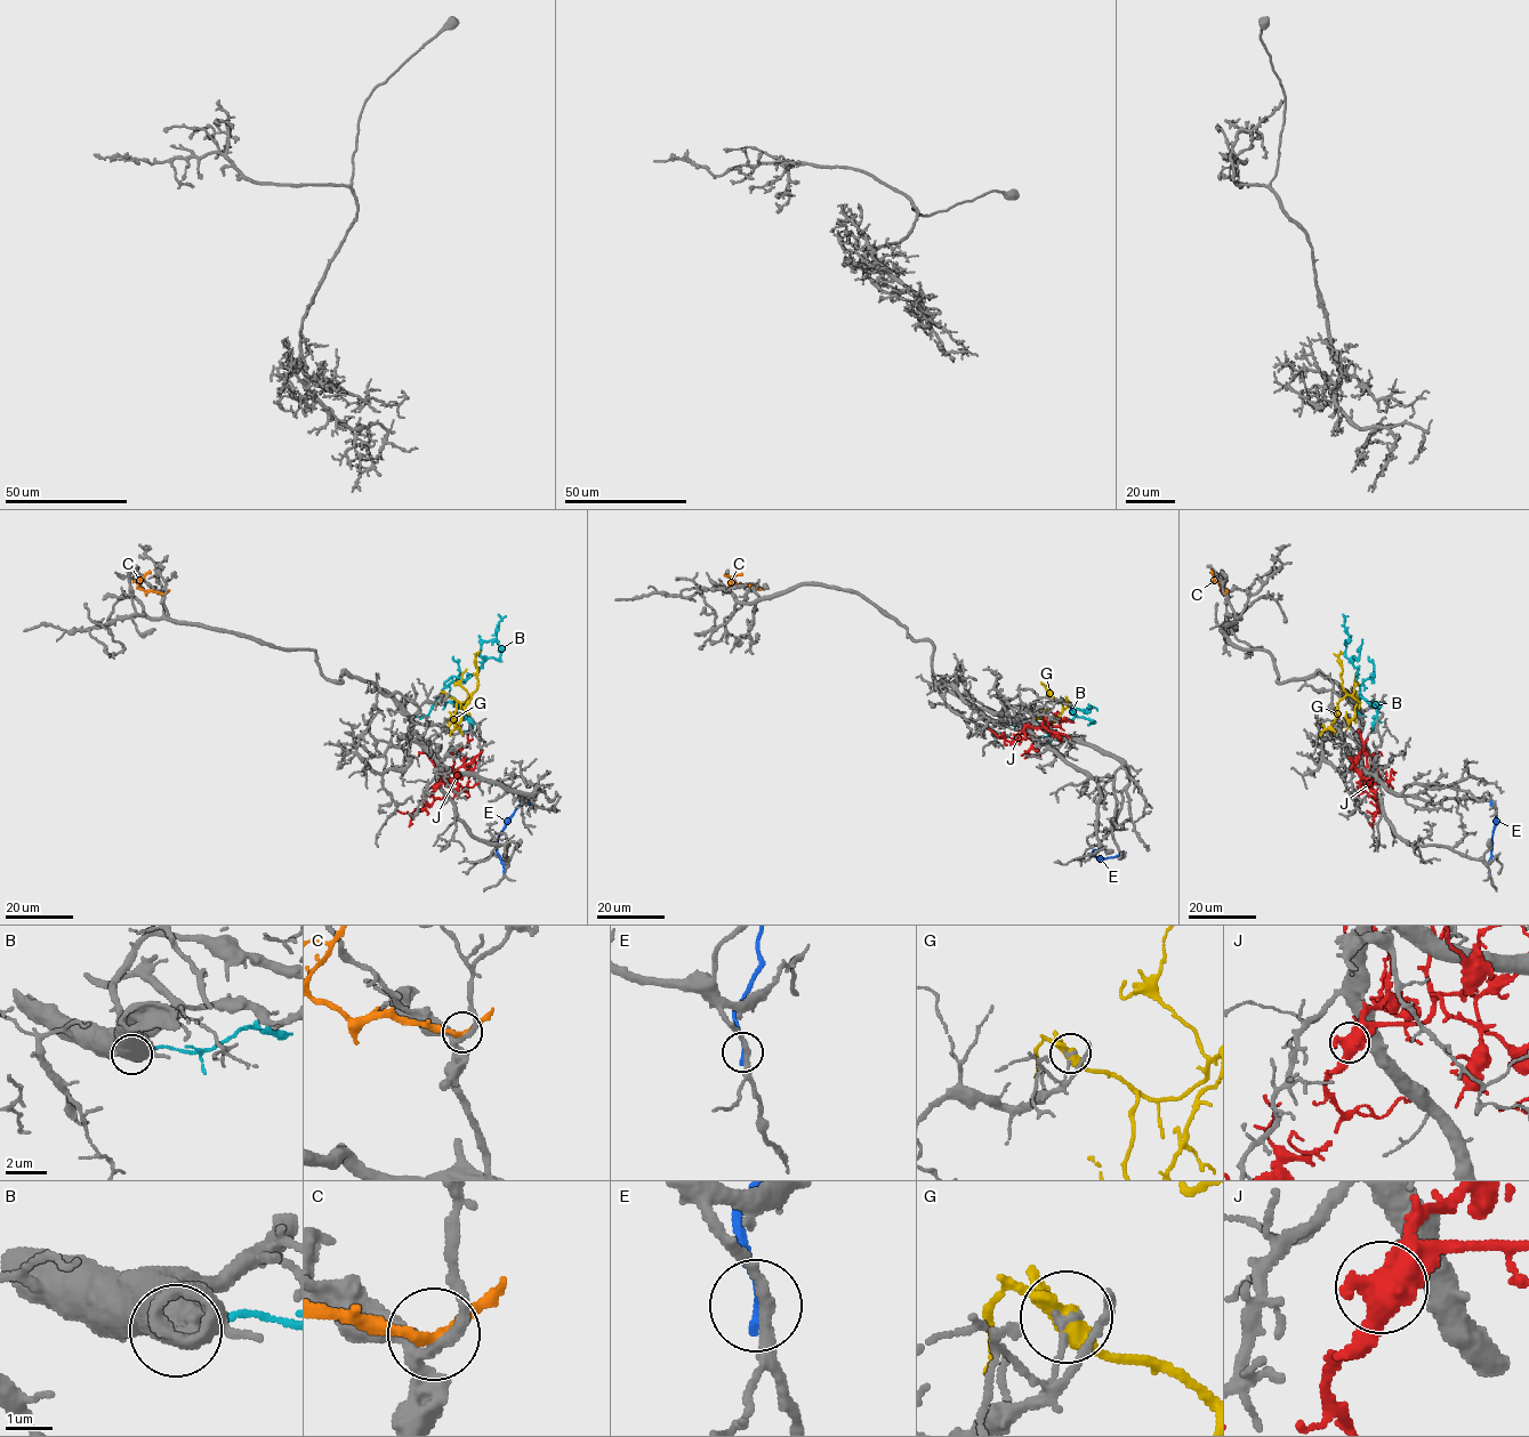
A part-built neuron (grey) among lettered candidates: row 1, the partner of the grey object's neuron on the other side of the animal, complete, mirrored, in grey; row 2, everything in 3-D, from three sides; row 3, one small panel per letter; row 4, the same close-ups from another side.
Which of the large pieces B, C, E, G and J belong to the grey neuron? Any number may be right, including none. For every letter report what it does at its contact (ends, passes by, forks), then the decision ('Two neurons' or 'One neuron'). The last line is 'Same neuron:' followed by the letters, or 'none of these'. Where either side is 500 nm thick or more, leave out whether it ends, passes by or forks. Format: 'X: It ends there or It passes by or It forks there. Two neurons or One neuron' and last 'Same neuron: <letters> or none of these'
B: Two neurons
C: It passes by. Two neurons
E: It ends there. Two neurons
G: It forks there. Two neurons
J: Two neurons
Same neuron: none of these

